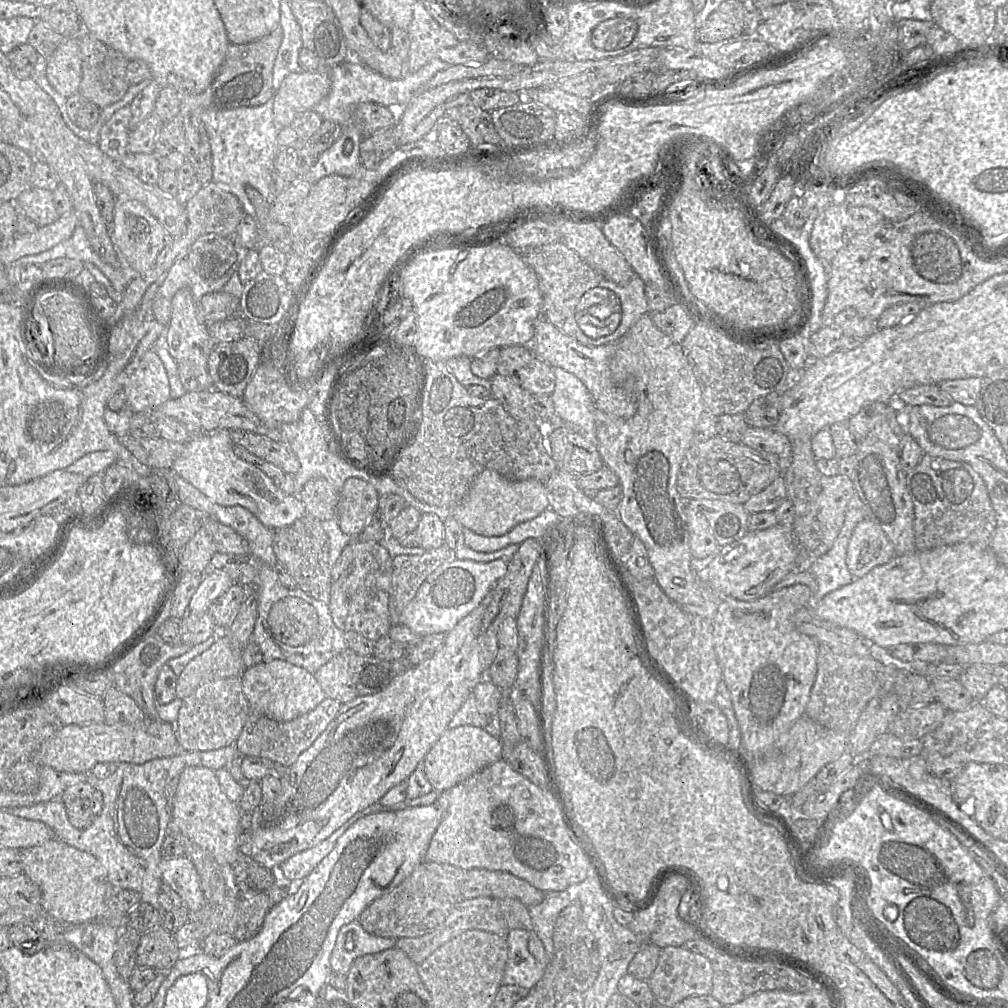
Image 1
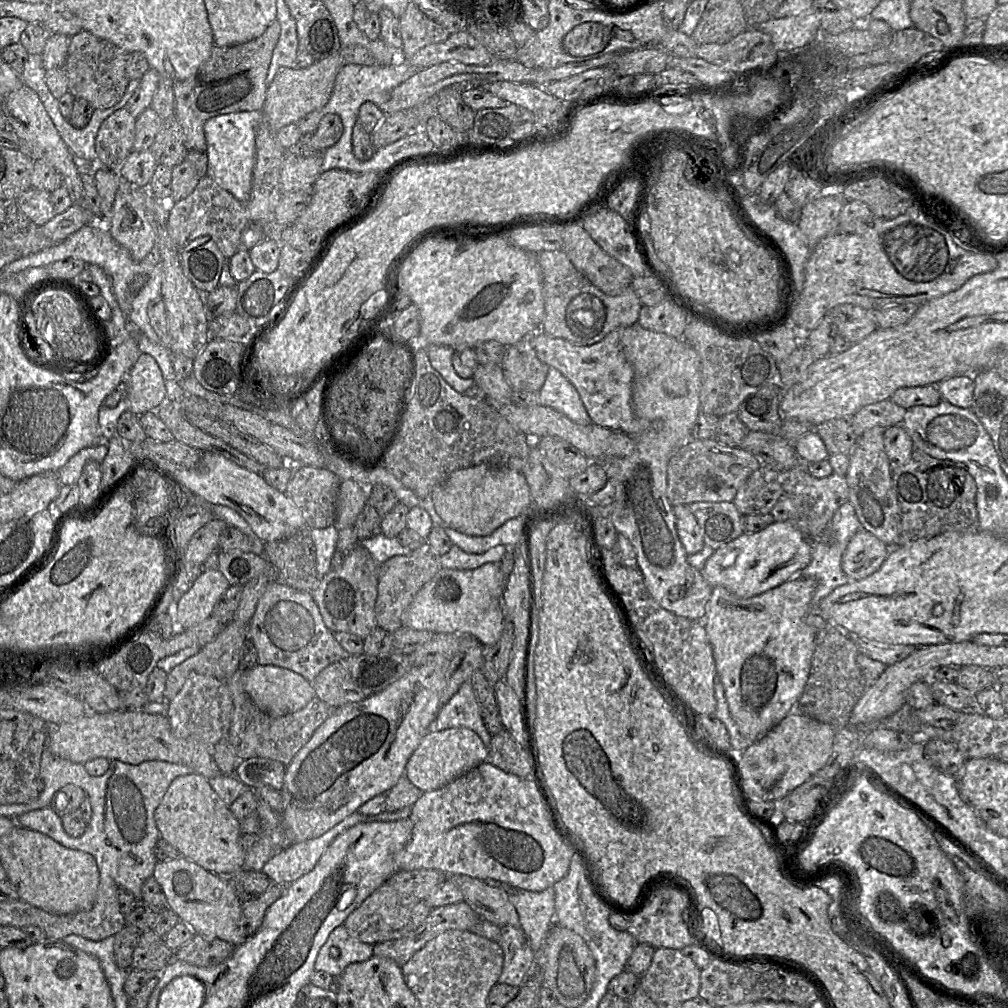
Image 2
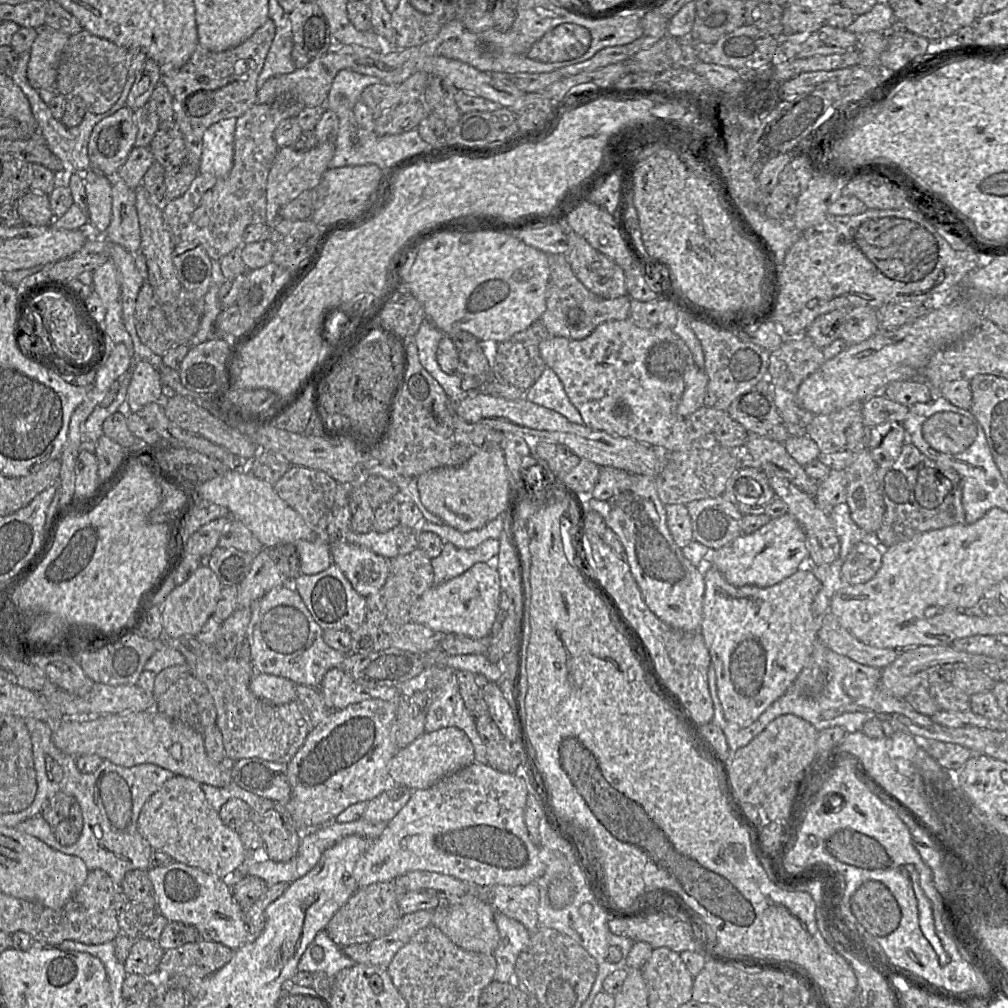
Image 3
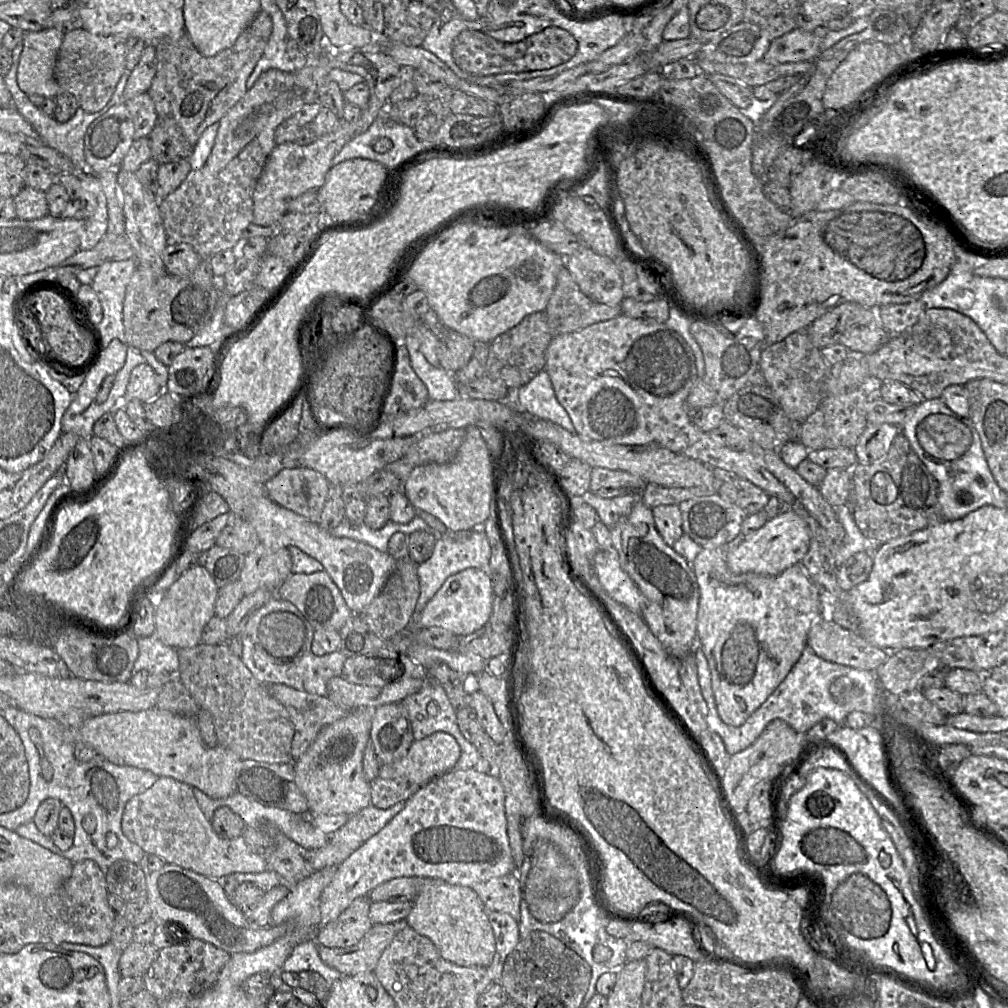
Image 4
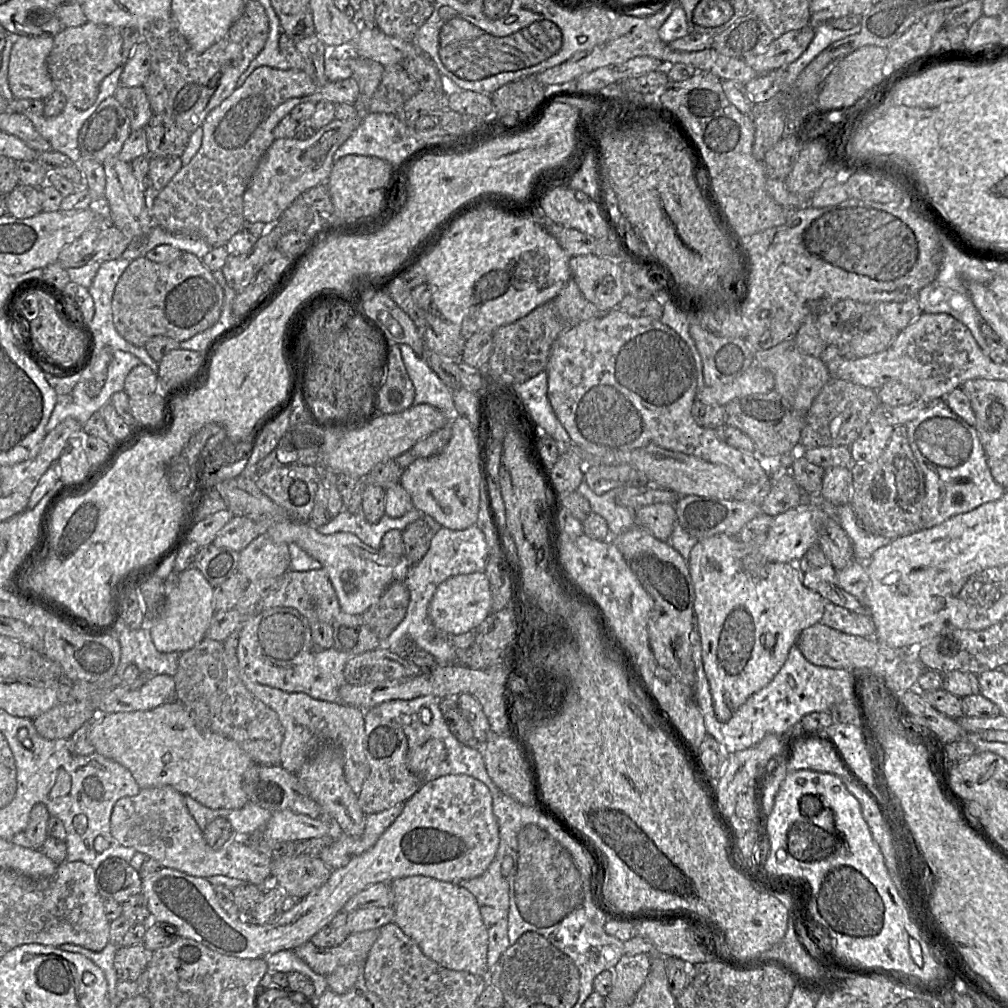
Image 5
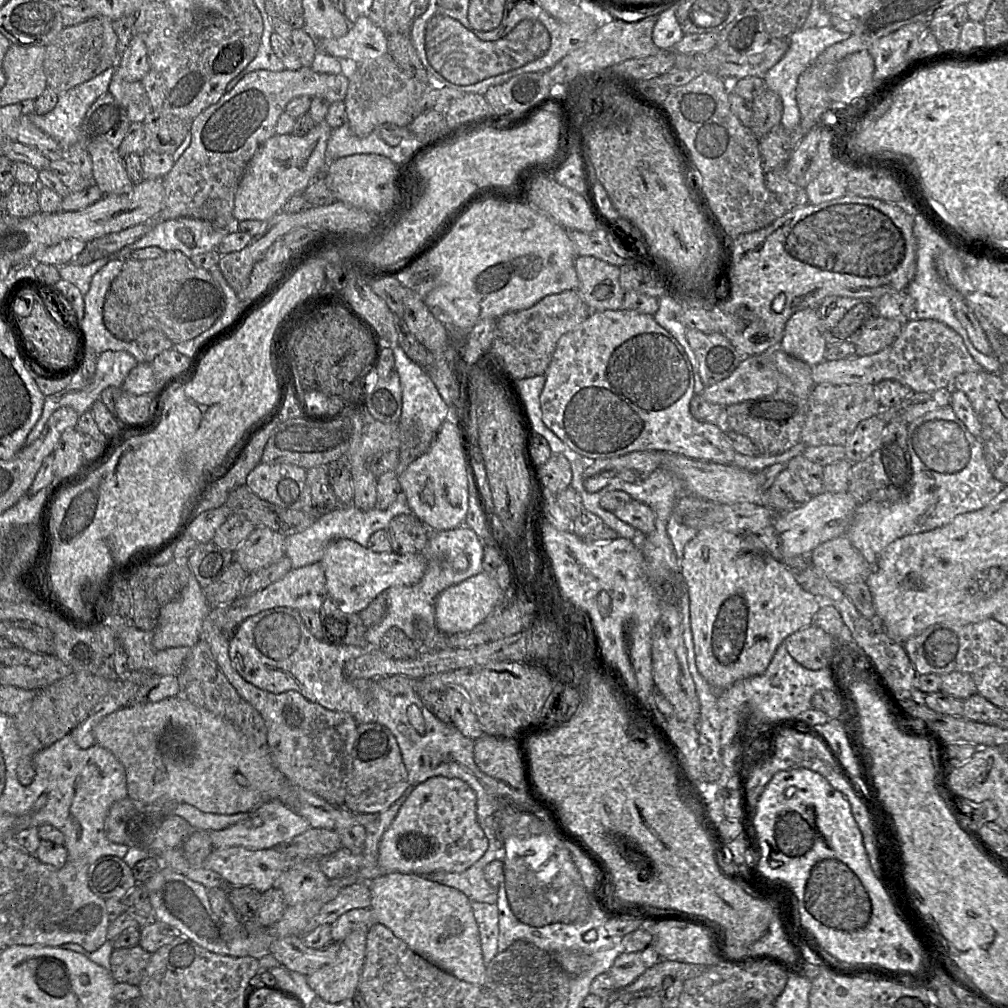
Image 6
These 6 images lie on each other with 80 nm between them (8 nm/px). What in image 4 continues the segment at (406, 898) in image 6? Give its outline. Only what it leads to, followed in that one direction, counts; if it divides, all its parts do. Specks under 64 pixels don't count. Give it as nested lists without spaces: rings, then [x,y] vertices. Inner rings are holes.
[[[423,878],[405,923],[428,937],[447,961],[466,967],[487,967],[492,962],[496,949],[493,929],[483,902],[470,886]]]

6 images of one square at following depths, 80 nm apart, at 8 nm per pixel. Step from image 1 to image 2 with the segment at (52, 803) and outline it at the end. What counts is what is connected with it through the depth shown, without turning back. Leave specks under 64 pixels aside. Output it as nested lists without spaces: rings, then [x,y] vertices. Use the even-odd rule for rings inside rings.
[[[49,806],[21,814],[15,821],[18,827],[43,833],[62,846],[71,843],[71,836],[63,828],[62,817]]]

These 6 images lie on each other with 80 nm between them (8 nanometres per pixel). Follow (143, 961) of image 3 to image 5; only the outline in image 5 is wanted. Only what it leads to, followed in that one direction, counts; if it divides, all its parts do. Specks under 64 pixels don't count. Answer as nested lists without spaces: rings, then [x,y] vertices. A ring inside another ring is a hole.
[[[143,945],[120,947],[114,958],[114,968],[119,981],[136,982],[145,971],[153,952]]]

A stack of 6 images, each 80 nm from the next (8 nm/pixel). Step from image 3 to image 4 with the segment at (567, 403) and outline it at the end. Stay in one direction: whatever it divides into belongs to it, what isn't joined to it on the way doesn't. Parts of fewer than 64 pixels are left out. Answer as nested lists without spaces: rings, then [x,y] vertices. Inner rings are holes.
[[[546,369],[540,371],[530,382],[514,390],[518,407],[530,415],[549,420],[574,432],[573,423],[565,408],[556,398],[550,376]]]

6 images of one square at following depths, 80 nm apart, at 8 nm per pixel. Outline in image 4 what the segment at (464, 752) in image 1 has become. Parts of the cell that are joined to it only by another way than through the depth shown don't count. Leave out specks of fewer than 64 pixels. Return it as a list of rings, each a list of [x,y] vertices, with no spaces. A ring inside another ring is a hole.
[[[435,732],[422,740],[414,741],[402,759],[381,766],[379,776],[423,786],[452,770],[460,754],[460,746],[453,736]]]

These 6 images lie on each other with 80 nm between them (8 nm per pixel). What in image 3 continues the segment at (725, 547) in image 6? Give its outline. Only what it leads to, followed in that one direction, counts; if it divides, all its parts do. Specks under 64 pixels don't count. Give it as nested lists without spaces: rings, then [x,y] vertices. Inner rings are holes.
[[[704,565],[702,572],[705,593],[699,632],[715,669],[725,718],[747,727],[787,692],[811,655],[819,622],[812,605],[821,582],[805,565],[770,587],[733,586],[712,565]]]

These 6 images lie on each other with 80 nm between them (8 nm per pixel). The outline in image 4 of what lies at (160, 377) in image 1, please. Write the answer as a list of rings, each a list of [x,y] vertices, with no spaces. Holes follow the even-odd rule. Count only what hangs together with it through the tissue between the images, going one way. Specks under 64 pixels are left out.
[[[148,363],[137,365],[131,372],[126,388],[126,399],[149,402],[163,392],[162,386]]]

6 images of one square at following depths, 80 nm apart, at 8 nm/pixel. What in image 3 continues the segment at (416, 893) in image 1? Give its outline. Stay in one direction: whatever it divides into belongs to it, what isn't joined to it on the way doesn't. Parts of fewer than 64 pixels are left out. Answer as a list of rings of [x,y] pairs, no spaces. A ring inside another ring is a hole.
[[[393,880],[377,882],[358,889],[336,912],[324,931],[341,948],[378,939],[390,933],[403,917],[399,907],[400,898],[399,889]]]

